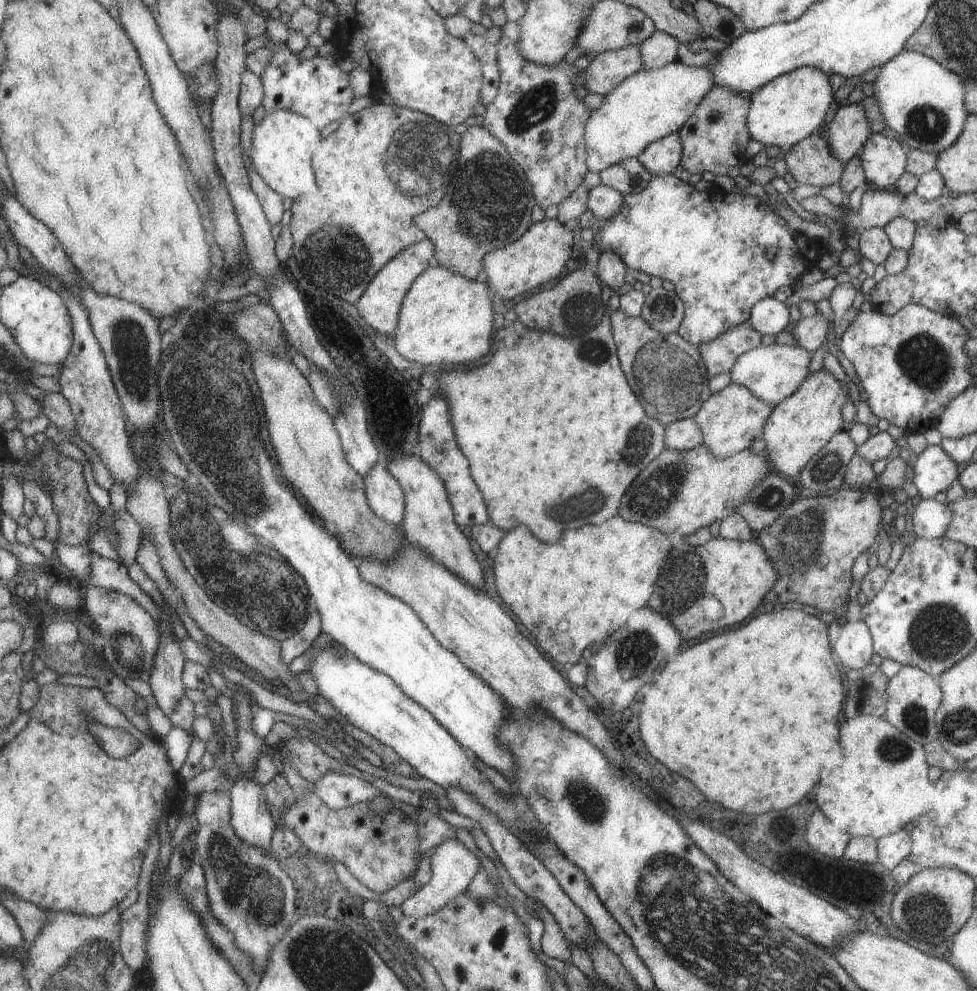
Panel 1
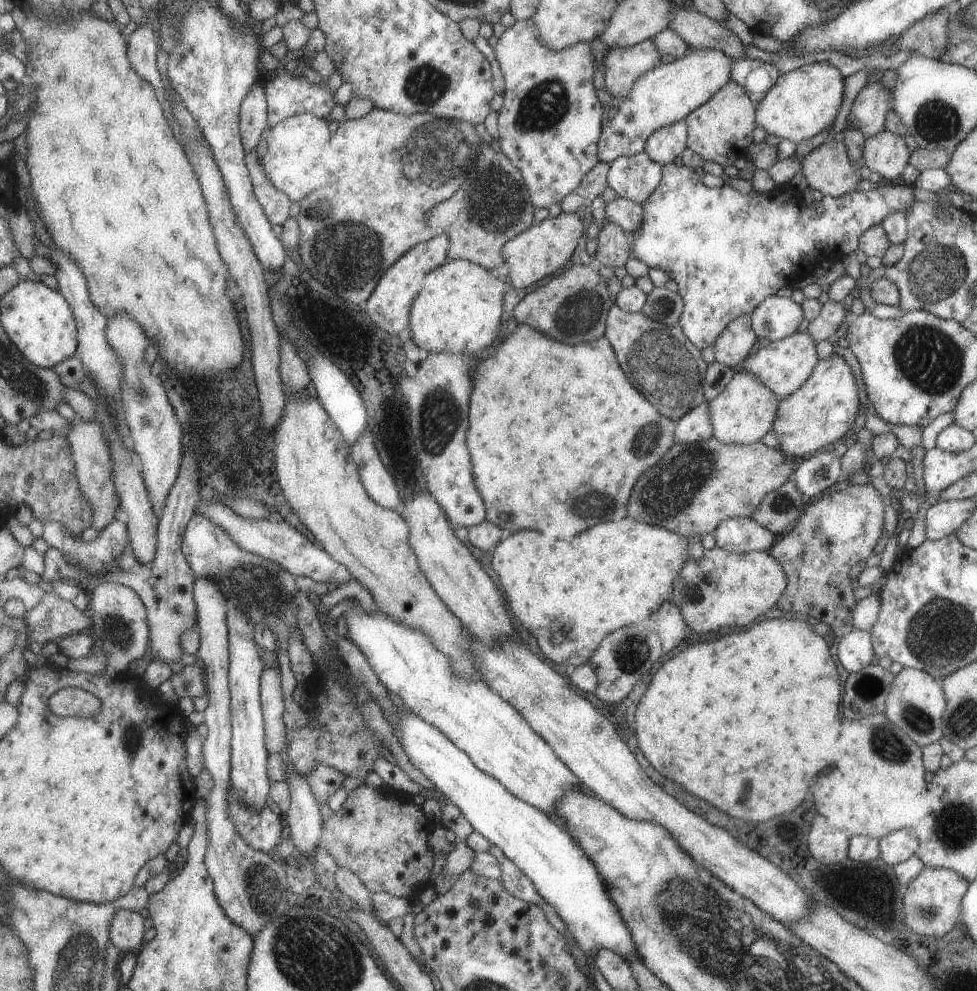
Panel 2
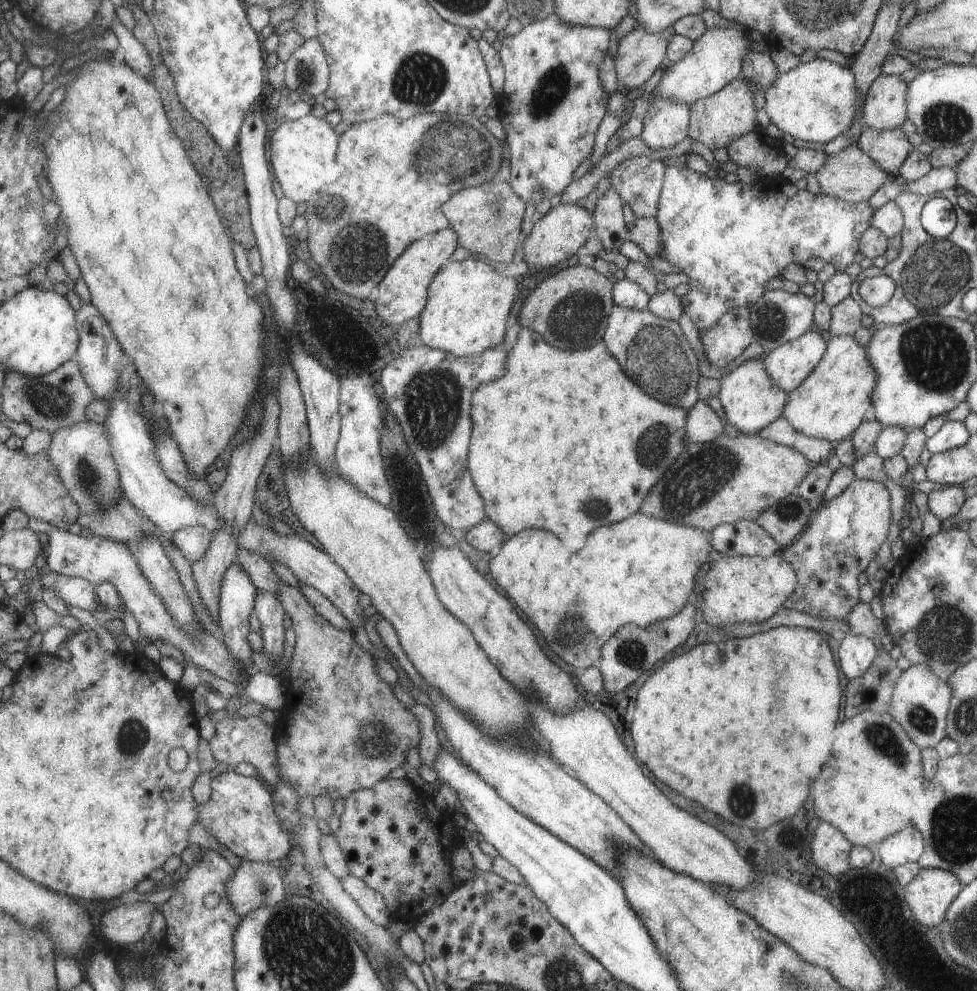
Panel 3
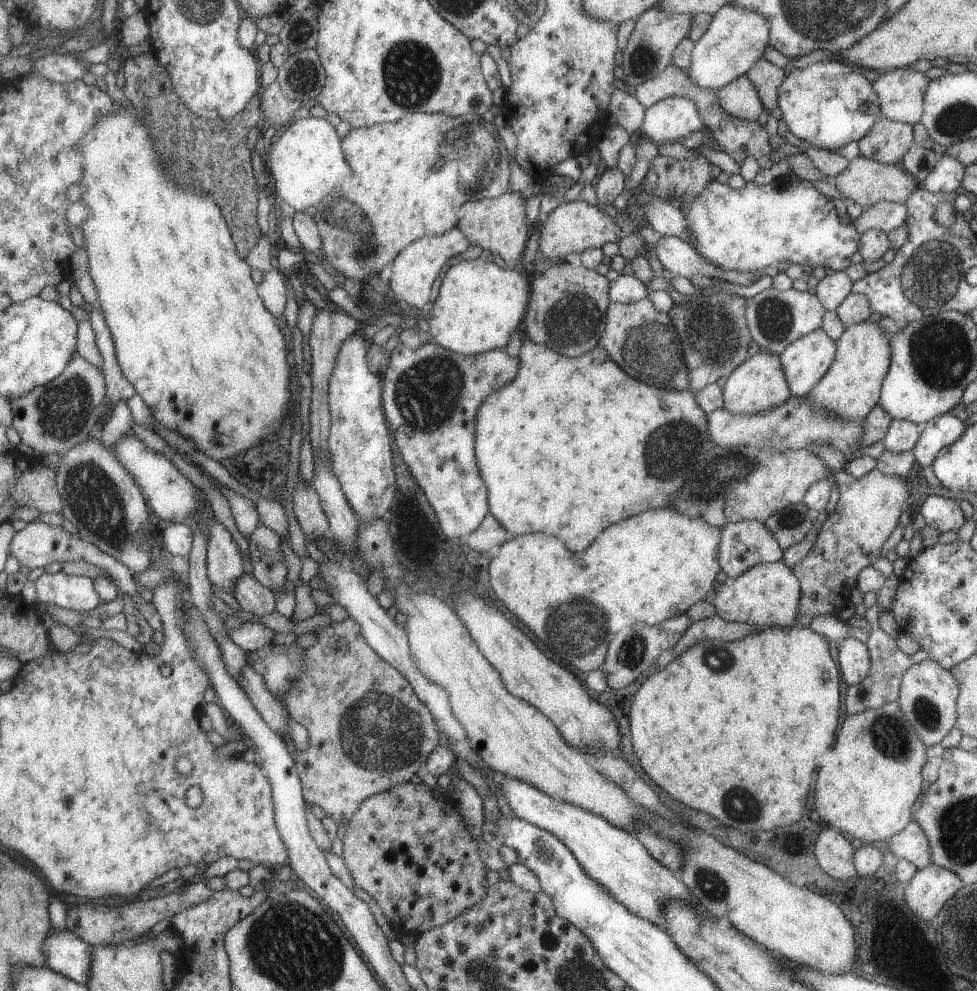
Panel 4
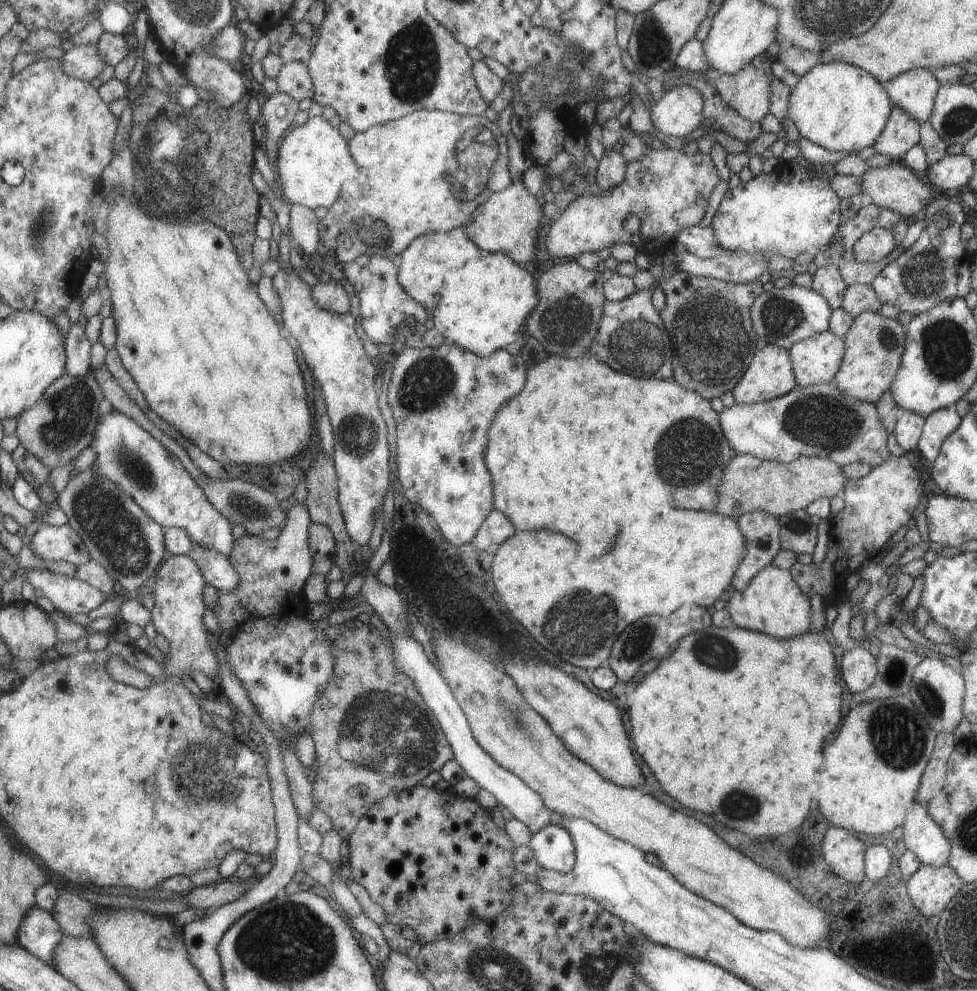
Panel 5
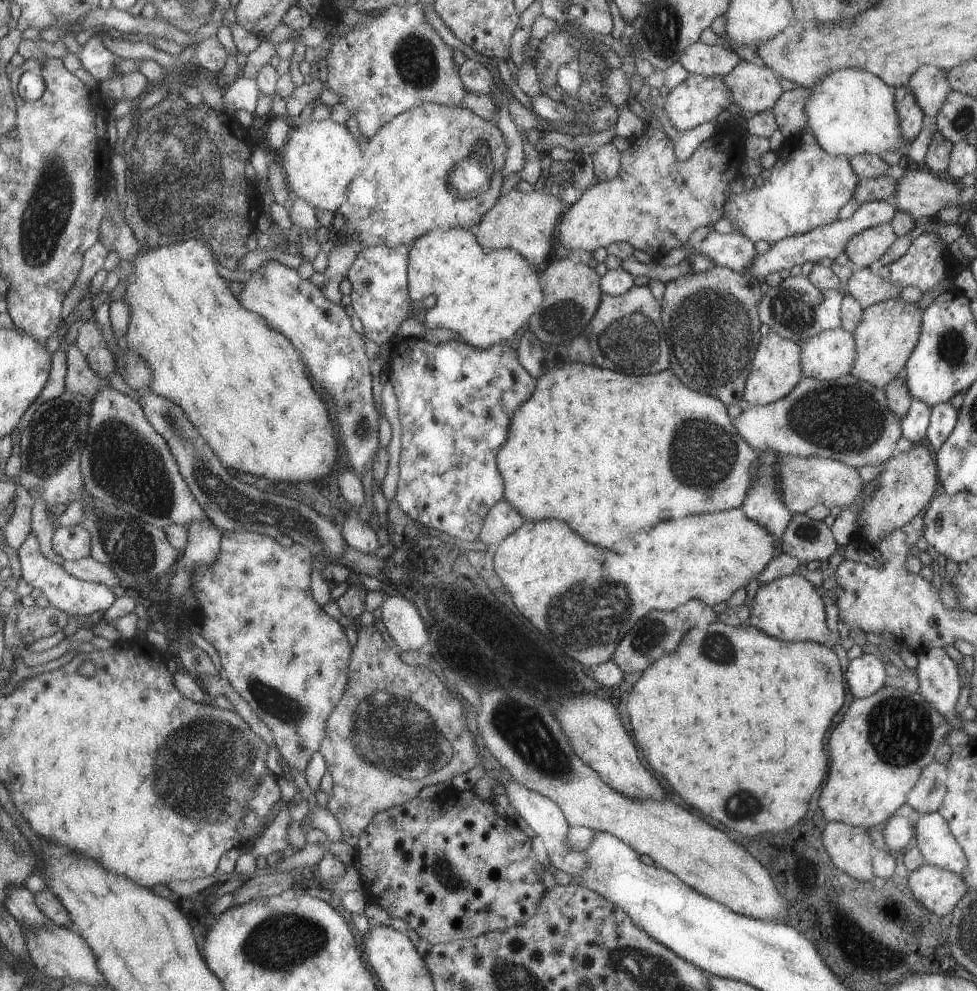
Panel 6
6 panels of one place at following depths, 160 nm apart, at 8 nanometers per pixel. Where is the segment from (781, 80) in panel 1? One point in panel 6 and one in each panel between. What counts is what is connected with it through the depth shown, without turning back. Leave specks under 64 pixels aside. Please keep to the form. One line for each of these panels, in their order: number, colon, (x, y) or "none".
2: (802, 102)
3: (815, 101)
4: (827, 104)
5: (837, 106)
6: (850, 112)

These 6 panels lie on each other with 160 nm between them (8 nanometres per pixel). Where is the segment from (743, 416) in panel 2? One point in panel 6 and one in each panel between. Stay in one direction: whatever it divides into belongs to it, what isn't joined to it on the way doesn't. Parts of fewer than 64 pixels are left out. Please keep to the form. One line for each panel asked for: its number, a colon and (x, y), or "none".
3: (749, 400)
4: (758, 384)
5: (769, 374)
6: (776, 369)

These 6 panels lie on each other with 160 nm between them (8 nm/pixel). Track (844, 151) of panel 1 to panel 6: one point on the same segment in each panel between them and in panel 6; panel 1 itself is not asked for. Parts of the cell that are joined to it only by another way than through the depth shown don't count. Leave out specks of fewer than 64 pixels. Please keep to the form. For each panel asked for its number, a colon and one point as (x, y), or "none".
2: (867, 113)
3: (884, 105)
4: (900, 91)
5: (914, 91)
6: (930, 86)

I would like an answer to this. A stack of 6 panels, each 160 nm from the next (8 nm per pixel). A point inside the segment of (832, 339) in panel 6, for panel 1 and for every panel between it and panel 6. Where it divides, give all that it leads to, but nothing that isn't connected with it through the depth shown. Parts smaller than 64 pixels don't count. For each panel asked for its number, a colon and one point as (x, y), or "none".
1: (772, 373)
2: (783, 365)
3: (788, 365)
4: (805, 361)
5: (815, 360)

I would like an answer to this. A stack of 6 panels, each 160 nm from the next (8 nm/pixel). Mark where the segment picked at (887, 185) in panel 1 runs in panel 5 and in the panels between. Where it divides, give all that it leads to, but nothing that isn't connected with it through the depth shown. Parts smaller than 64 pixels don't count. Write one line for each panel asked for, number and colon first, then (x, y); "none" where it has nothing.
2: (884, 153)
3: (888, 147)
4: (887, 142)
5: (901, 132)

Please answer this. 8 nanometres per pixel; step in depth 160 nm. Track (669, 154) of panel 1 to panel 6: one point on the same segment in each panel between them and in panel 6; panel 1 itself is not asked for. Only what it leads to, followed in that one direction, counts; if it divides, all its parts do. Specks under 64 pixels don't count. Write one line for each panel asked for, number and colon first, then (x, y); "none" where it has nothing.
2: (665, 143)
3: (665, 125)
4: (672, 119)
5: (680, 110)
6: (696, 99)

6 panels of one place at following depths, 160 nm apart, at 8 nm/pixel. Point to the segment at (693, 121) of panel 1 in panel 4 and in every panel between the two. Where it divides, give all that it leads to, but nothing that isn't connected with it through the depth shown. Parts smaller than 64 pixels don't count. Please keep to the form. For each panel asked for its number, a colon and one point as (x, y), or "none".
2: (719, 130)
3: (714, 120)
4: (738, 98)

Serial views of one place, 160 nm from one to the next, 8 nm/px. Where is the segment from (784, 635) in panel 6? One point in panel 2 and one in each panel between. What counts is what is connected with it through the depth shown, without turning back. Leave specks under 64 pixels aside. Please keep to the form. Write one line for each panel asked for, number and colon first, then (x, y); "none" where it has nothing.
2: (721, 589)
3: (734, 590)
4: (766, 595)
5: (773, 603)

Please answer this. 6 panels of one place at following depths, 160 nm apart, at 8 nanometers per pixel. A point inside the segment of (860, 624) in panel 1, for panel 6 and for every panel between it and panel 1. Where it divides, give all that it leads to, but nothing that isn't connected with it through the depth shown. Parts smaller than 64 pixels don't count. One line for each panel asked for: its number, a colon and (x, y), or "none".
2: (854, 650)
3: (855, 652)
4: (852, 655)
5: (857, 667)
6: (864, 674)

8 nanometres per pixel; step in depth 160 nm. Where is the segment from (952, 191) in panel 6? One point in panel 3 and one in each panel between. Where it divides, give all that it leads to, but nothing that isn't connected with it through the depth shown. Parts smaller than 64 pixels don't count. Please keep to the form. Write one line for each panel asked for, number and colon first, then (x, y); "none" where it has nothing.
3: (852, 175)
4: (865, 181)
5: (893, 186)

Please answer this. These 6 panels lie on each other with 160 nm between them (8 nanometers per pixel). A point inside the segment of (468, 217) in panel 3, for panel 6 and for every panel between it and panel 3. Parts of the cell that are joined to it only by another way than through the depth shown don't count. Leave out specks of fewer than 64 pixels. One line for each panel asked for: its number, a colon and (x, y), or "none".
4: (497, 225)
5: (507, 222)
6: (524, 222)

